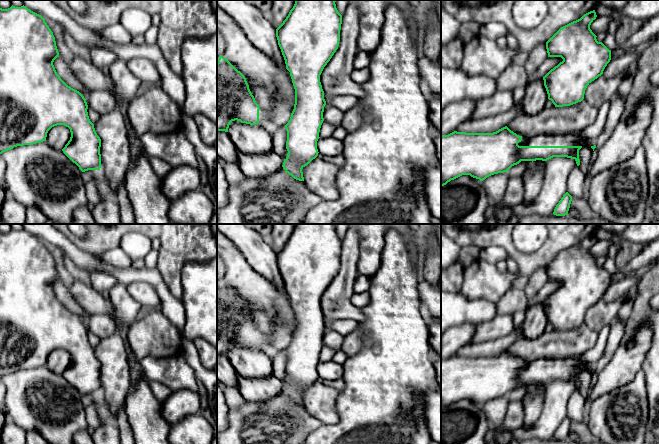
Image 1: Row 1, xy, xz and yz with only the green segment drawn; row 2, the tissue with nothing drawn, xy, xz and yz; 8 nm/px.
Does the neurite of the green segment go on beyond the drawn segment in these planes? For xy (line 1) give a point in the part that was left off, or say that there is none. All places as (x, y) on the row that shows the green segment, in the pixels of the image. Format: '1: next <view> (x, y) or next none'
1: next none

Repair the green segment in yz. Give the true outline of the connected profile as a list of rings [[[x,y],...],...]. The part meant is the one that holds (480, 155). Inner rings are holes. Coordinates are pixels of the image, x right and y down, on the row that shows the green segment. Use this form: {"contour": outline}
{"contour": [[[507,126],[493,133],[454,131],[448,135],[441,135],[441,186],[462,175],[470,175],[483,181],[491,175],[507,172],[521,161],[547,161],[553,157],[567,157],[574,159],[579,166],[579,150],[589,144],[594,151],[596,143],[582,141],[579,132],[565,136],[545,135],[524,138]]]}

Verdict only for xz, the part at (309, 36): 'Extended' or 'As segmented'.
As segmented

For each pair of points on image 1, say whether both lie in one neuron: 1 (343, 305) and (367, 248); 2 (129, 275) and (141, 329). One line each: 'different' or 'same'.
1: different
2: different

